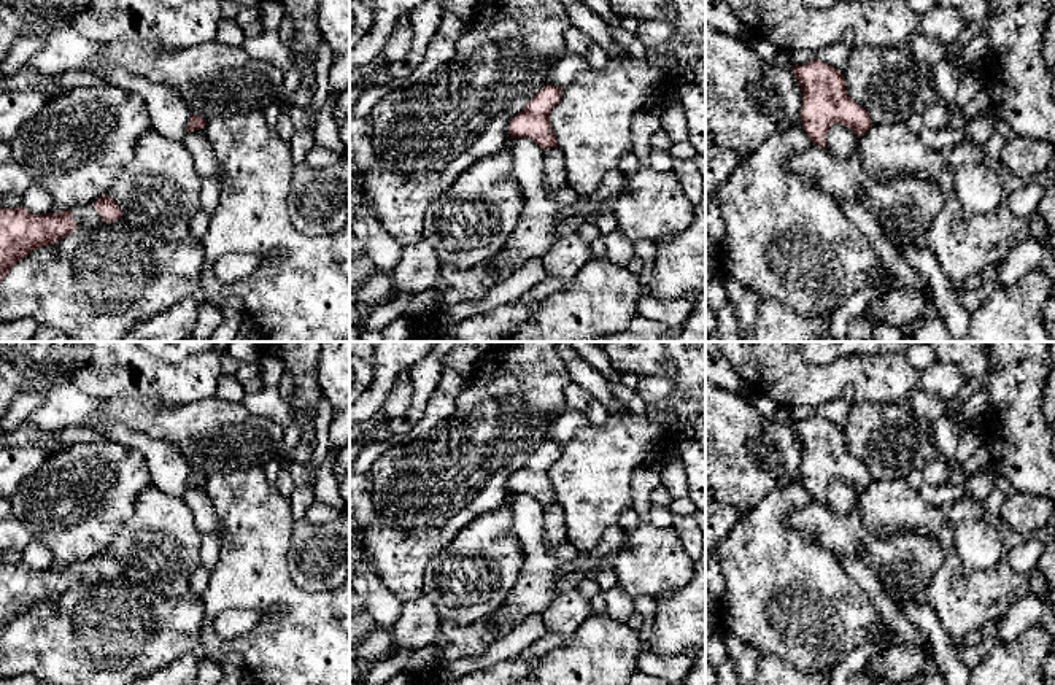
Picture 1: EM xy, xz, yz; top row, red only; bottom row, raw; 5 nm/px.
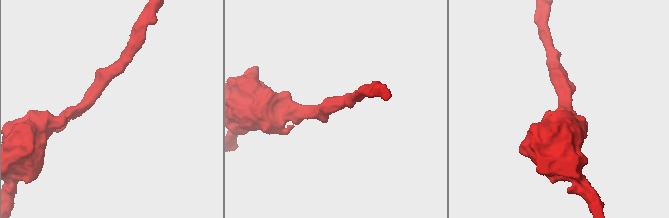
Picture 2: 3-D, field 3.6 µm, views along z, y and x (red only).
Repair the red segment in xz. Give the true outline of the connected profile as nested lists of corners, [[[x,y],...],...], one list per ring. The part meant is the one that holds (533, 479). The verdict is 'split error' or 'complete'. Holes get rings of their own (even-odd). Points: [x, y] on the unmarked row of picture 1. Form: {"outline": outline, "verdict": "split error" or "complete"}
{"outline": [[[547,440],[542,443],[508,480],[510,494],[531,494],[540,504],[558,504],[551,486],[550,469],[561,458],[561,443]]], "verdict": "complete"}

